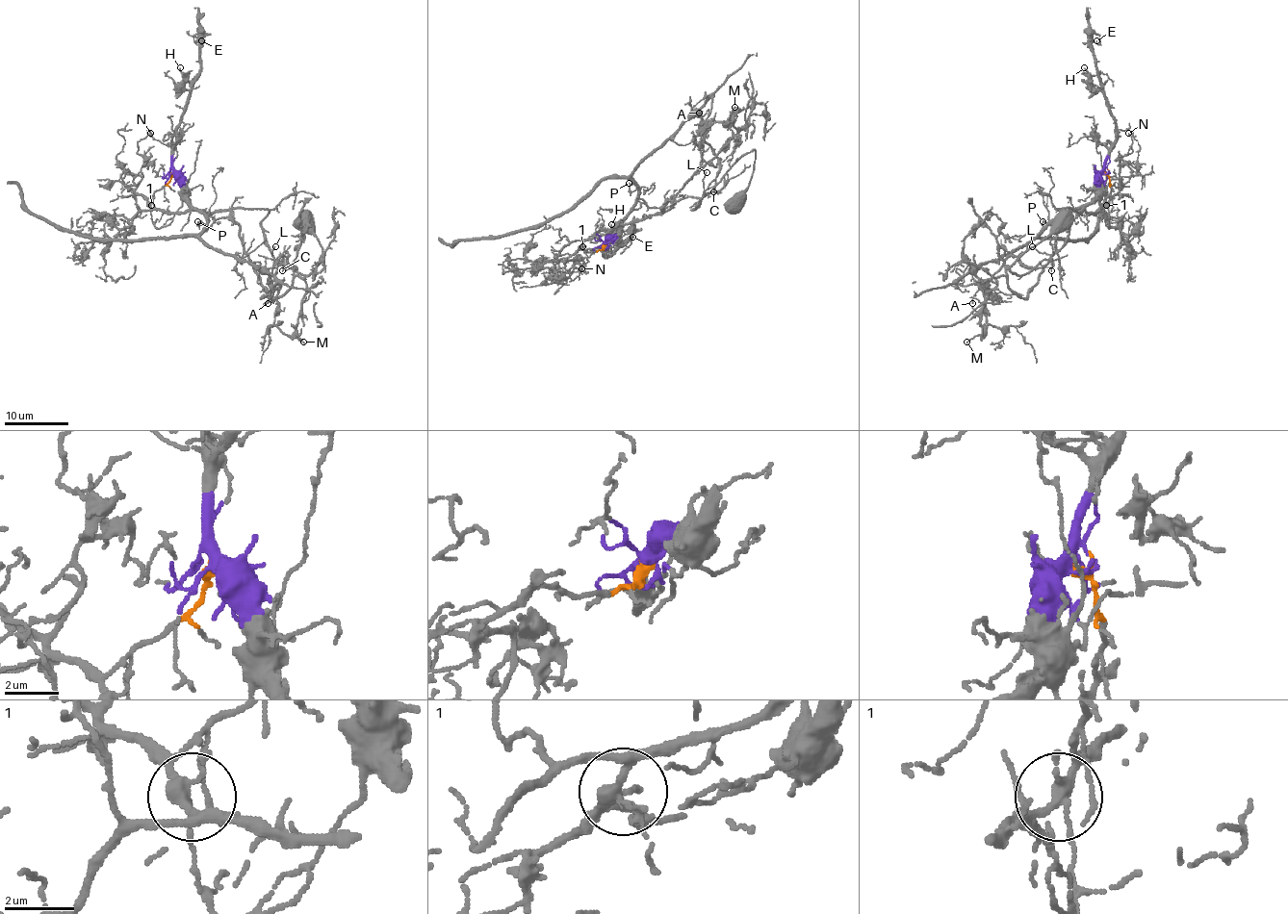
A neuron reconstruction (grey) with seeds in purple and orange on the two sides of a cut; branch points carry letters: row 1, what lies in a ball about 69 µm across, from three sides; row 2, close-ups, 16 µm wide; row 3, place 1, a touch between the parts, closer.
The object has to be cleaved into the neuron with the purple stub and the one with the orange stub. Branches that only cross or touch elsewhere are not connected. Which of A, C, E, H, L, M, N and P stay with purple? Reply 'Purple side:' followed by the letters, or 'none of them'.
Purple side: A, C, E, H, P

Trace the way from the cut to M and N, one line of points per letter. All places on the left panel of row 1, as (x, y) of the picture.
M: (173, 172), (151, 207), (227, 210), (270, 297), (295, 275), (304, 280), (304, 342)
N: (173, 172), (166, 185), (147, 197), (135, 190), (142, 175), (142, 159), (137, 153), (137, 144), (151, 134)

